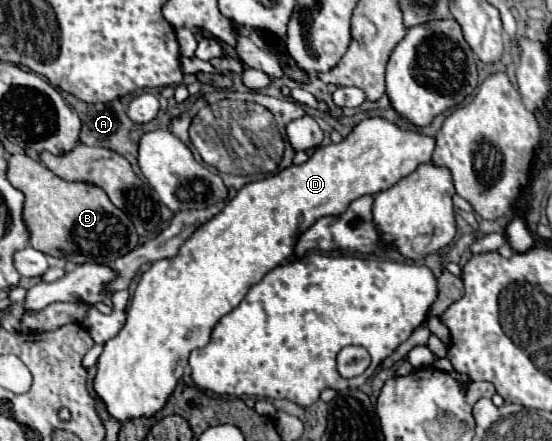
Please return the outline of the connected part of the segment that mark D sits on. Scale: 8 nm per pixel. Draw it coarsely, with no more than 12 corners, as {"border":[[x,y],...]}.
{"border":[[382,116],[250,182],[140,278],[94,390],[160,412],[318,218],[430,162]]}

